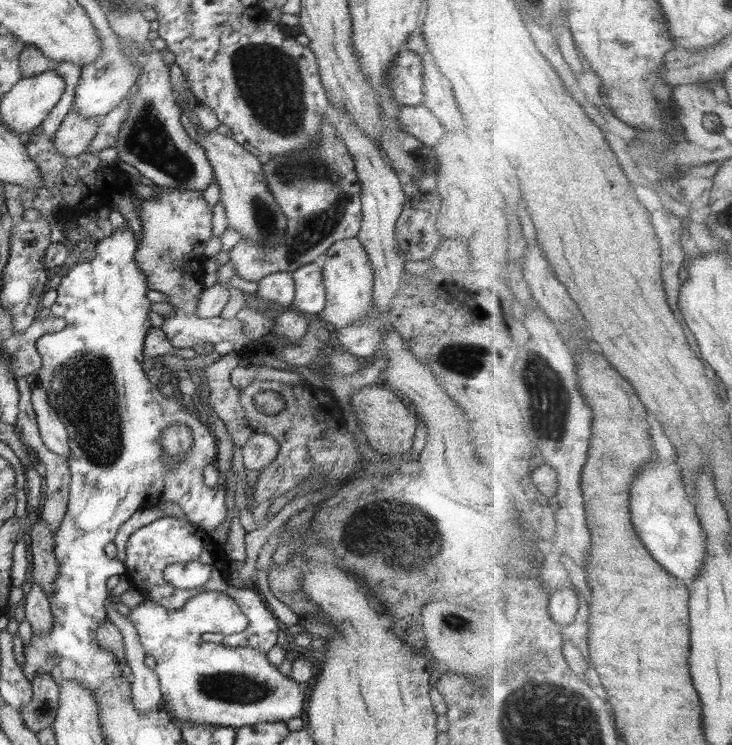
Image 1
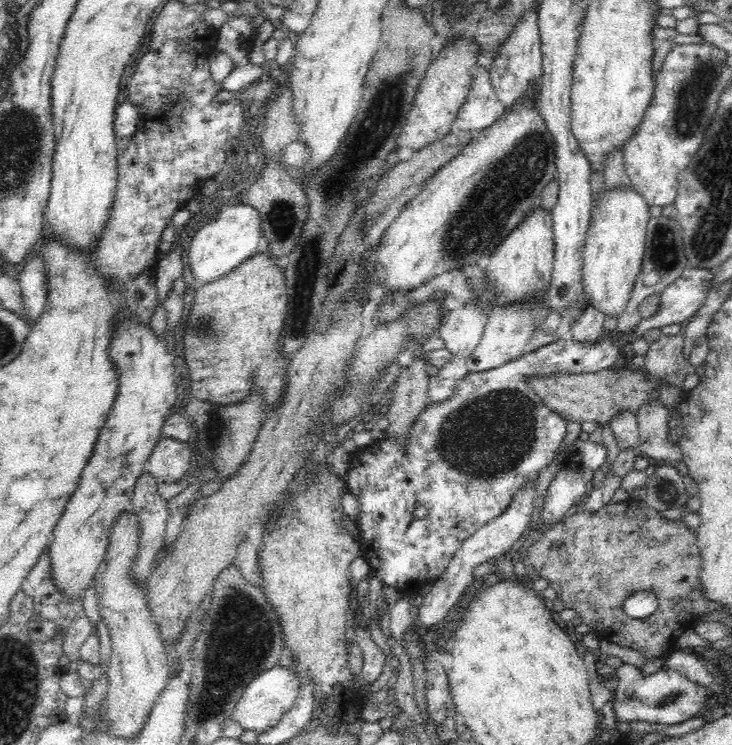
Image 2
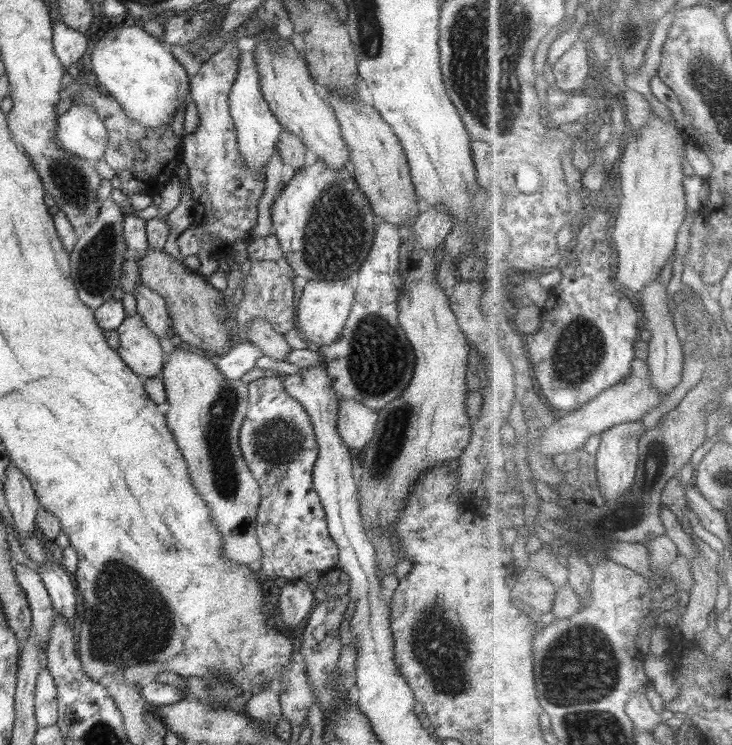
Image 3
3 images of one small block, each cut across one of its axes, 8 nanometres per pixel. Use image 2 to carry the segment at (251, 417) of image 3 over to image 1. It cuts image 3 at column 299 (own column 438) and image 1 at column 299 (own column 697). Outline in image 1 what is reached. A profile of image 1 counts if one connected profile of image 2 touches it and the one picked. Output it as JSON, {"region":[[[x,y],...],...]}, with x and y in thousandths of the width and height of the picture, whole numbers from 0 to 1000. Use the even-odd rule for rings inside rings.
{"region":[[[429,353],[413,357],[407,362],[402,362],[402,366],[398,368],[402,388],[404,388],[402,403],[395,413],[404,413],[410,419],[418,421],[436,421],[439,416],[445,411],[447,395],[445,387],[441,381],[439,361]]]}

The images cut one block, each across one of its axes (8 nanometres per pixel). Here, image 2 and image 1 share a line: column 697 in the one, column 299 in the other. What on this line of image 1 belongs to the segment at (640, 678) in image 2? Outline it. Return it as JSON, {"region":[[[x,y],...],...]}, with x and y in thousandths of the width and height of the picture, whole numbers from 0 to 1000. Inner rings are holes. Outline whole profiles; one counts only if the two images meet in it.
{"region":[[[279,793],[255,805],[246,819],[230,819],[209,805],[197,804],[179,816],[175,832],[186,840],[199,878],[213,886],[210,902],[219,917],[223,946],[220,954],[246,970],[288,973],[325,979],[363,969],[388,969],[415,960],[421,915],[407,918],[398,907],[388,907],[380,895],[366,886],[365,877],[344,868],[316,868],[276,860],[277,850],[325,851],[339,840],[339,830],[327,811],[309,796]]]}

